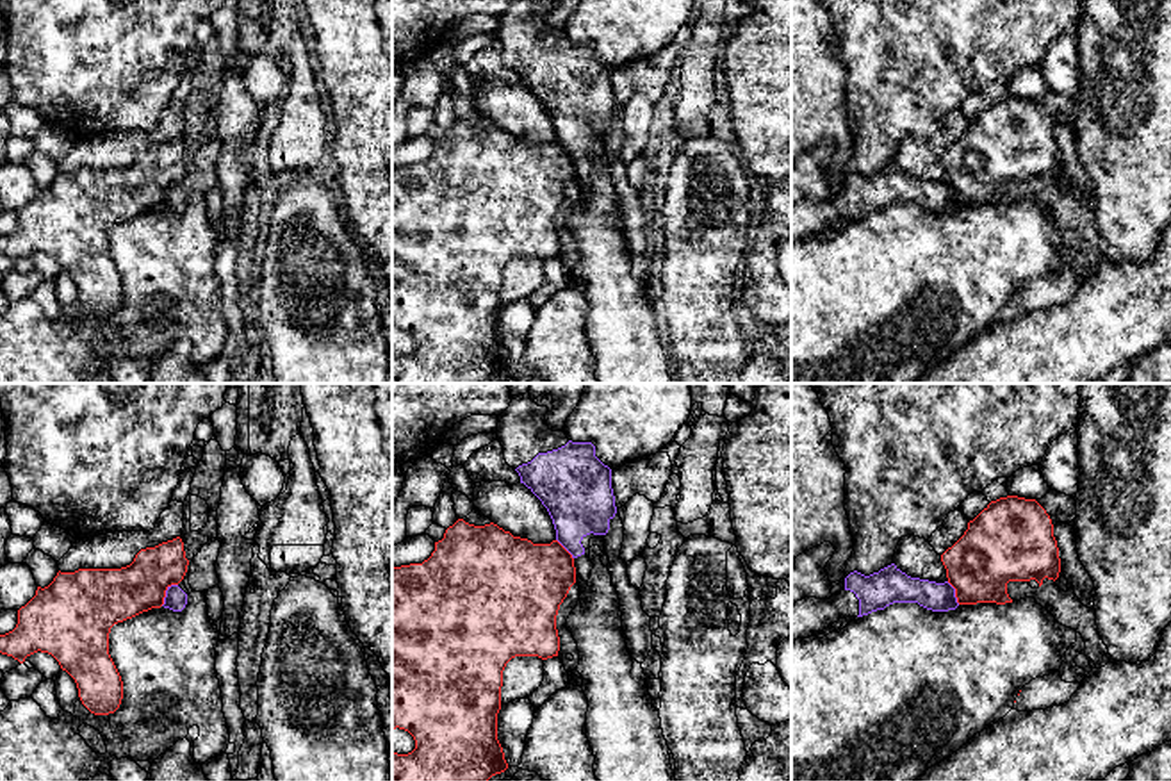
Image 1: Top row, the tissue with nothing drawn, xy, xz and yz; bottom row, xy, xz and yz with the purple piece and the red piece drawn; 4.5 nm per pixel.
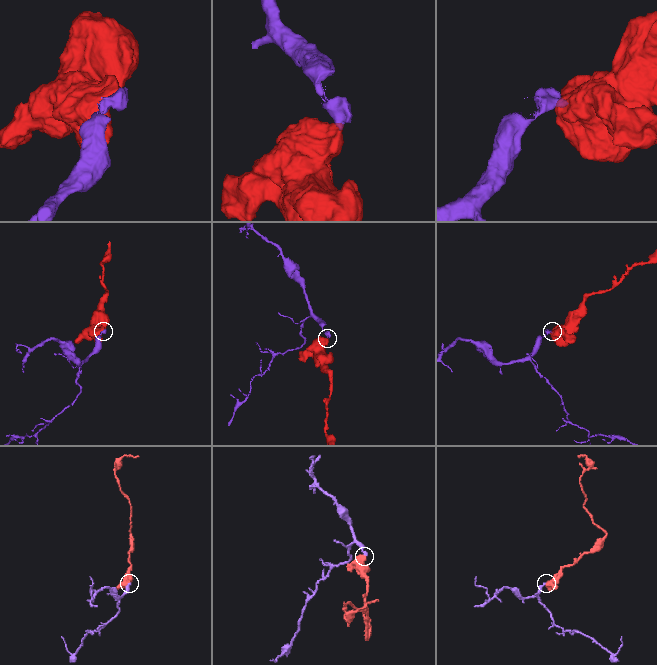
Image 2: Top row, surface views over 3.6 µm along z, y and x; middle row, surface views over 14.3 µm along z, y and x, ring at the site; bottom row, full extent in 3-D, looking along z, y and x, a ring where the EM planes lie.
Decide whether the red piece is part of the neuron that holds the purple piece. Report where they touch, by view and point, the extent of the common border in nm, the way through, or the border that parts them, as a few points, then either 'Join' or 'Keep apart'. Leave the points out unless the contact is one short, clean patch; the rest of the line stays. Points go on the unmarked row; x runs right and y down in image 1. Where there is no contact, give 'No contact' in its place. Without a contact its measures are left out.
Touches purple at xy (166, 193). Shared border 130 nm. Boundary: xy (177, 184), (166, 191), (161, 205). Keep apart

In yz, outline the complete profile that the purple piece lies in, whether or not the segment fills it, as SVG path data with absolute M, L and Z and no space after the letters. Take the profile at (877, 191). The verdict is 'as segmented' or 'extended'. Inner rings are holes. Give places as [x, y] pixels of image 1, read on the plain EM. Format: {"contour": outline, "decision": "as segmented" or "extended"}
{"contour": "M895 164L870 177L854 171L838 196L804 198L791 207L791 241L813 237L839 219L863 218L893 203L918 203L932 212L959 207L955 189L948 182L911 178Z", "decision": "extended"}

